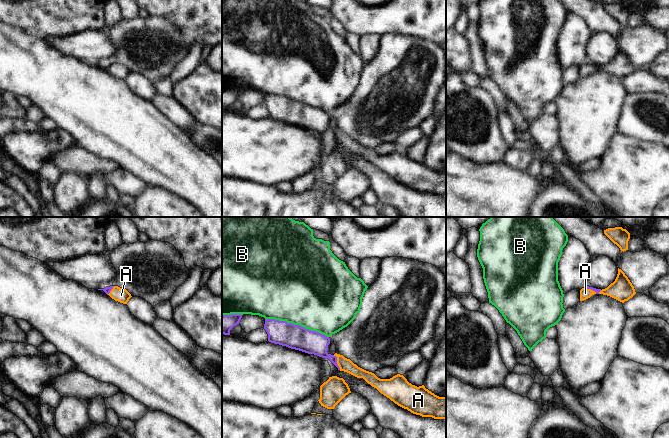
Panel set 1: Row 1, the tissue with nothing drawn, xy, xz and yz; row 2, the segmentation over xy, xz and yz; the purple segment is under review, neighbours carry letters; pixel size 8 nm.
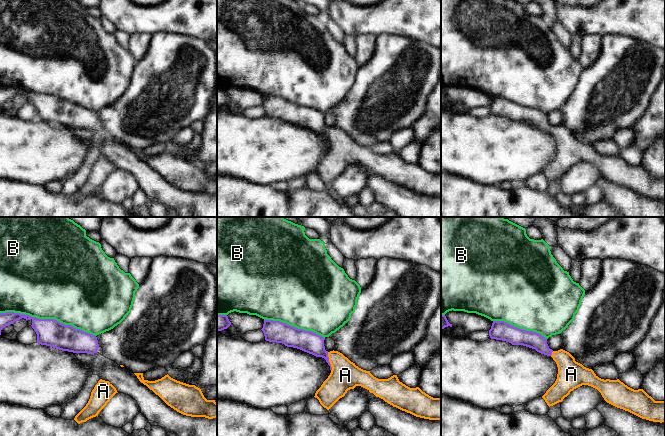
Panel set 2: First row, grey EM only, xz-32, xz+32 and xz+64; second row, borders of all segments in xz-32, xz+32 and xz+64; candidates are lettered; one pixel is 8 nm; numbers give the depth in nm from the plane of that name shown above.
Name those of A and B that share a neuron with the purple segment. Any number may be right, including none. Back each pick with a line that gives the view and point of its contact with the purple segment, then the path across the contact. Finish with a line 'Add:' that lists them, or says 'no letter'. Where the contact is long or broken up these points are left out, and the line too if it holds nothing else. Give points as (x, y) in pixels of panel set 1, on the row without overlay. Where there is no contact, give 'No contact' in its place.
A: Touches purple at xz (336, 138). Path across: xz (312, 118), (336, 138), (346, 141)
Add: A.

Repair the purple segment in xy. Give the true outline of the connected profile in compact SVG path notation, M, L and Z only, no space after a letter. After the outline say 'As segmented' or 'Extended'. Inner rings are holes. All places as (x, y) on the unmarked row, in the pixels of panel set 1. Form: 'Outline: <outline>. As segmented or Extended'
Outline: M110 62L98 66L103 66L112 75L123 80L127 80L129 75L132 73L131 70L126 65L120 64L118 62Z. Extended.

